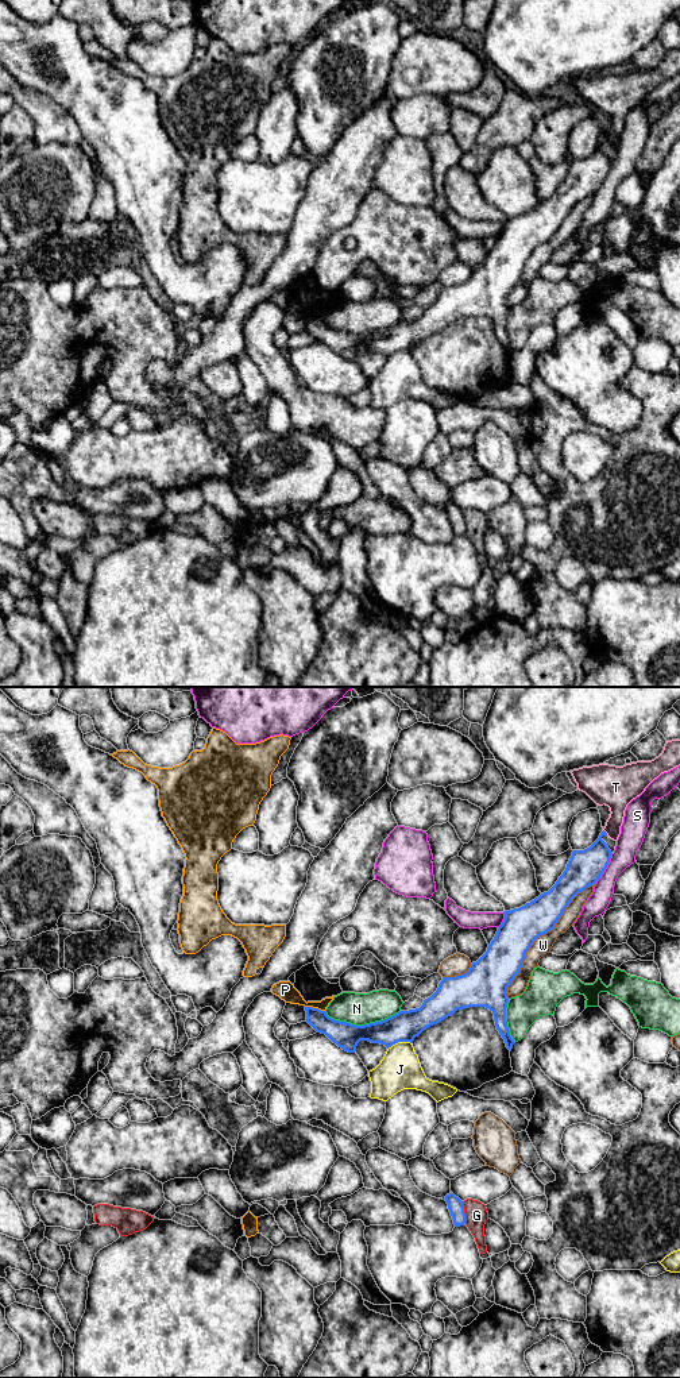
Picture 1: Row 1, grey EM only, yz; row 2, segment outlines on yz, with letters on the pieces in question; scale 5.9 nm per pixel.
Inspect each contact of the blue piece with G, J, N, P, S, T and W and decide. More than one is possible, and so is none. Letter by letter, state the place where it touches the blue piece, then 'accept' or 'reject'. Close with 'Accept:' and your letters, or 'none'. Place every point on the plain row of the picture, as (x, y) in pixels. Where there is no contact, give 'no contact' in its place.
G: contact yz (463, 521); reject
J: contact yz (400, 350); reject
N: contact yz (362, 335); reject
P: contact yz (315, 317); reject
S: contact yz (605, 177); reject
T: contact yz (605, 141); reject
W: contact yz (540, 243); reject
Accept: none

